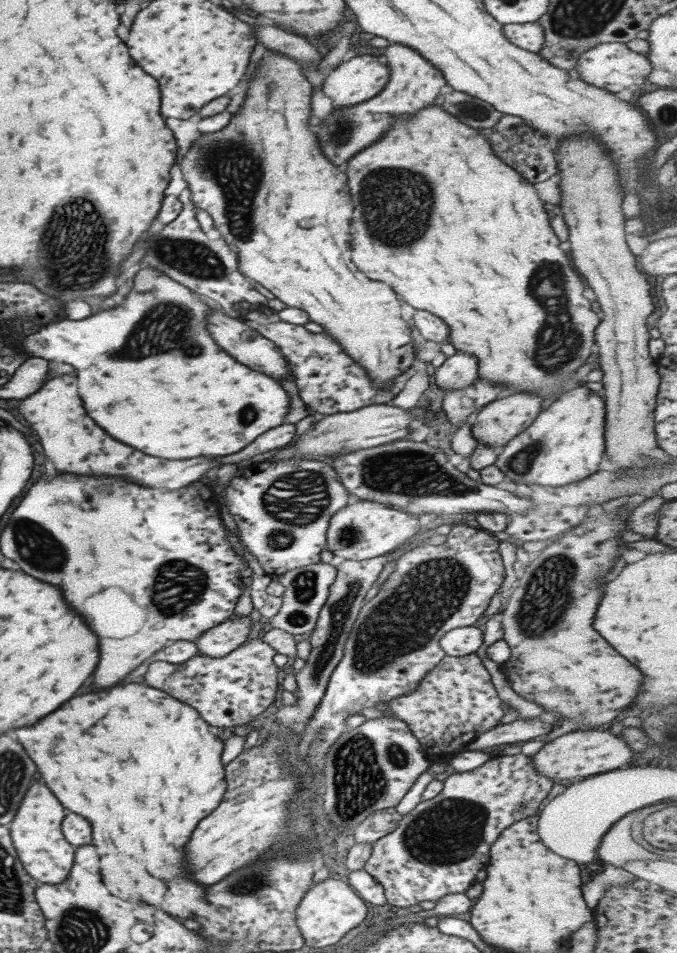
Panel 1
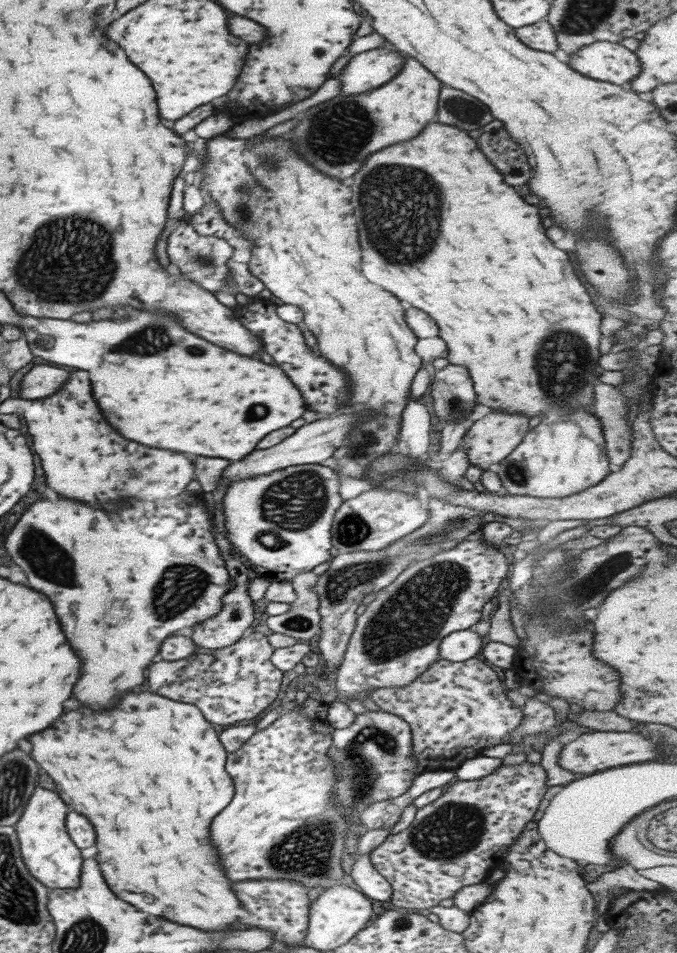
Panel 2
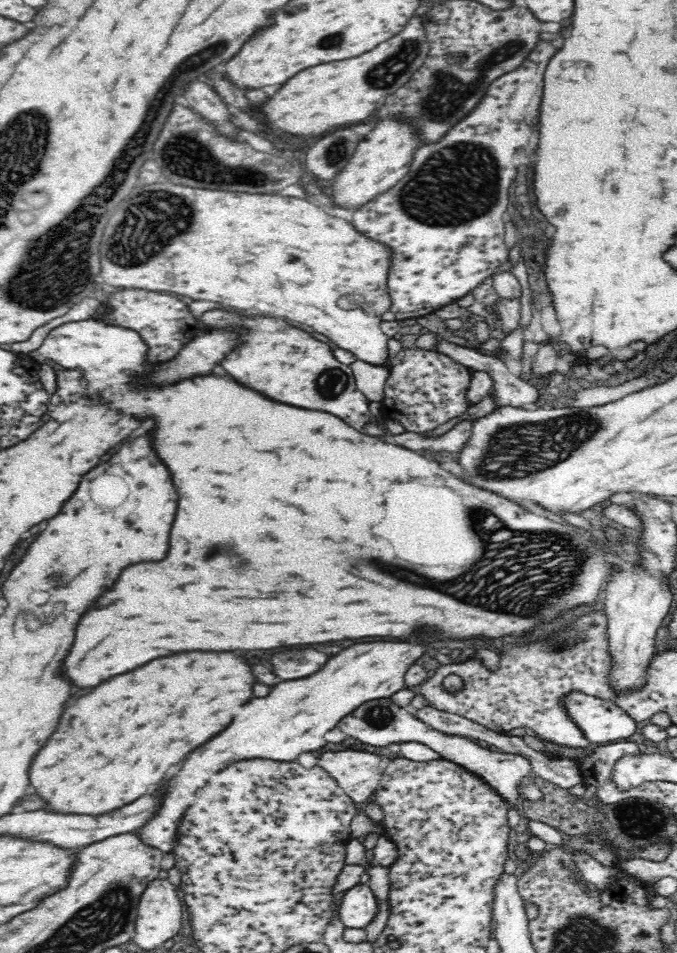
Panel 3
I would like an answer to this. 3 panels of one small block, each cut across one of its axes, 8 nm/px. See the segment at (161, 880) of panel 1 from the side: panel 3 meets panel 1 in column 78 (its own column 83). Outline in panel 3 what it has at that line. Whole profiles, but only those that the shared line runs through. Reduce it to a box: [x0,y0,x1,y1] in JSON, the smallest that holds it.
[30,652,252,816]

